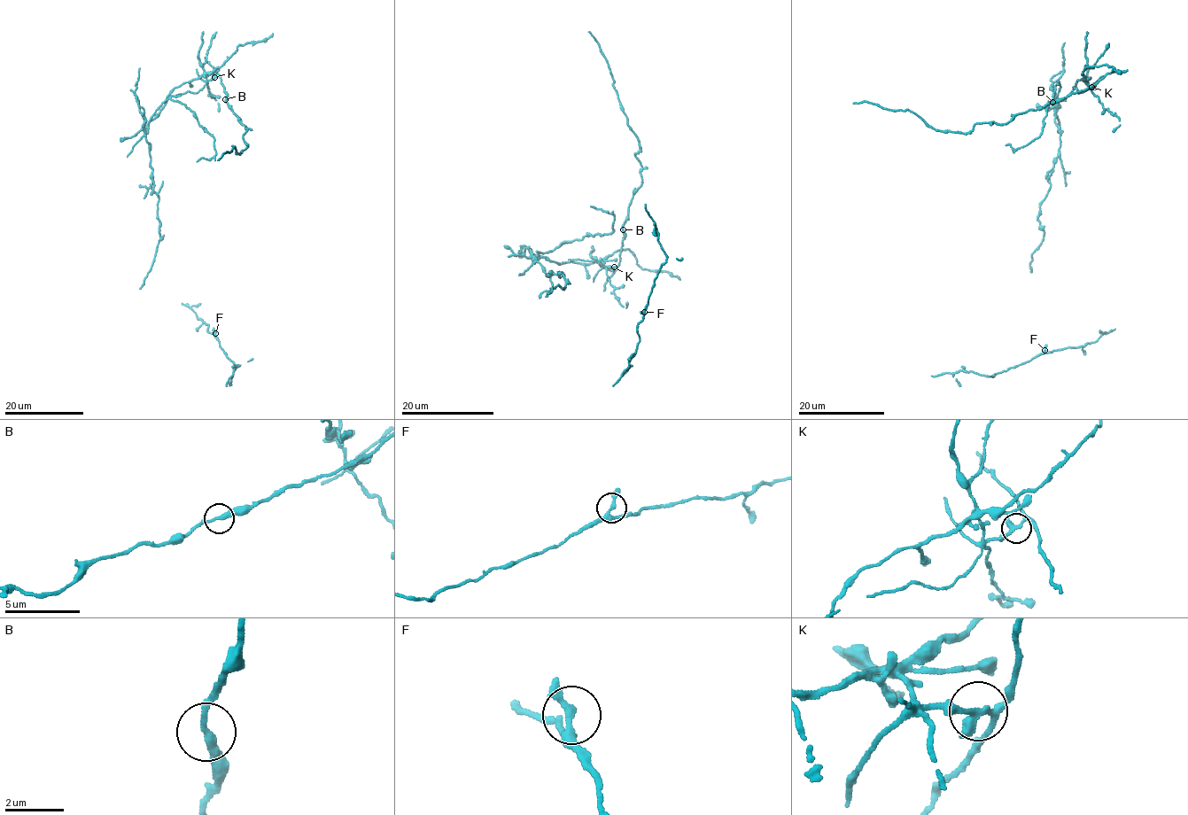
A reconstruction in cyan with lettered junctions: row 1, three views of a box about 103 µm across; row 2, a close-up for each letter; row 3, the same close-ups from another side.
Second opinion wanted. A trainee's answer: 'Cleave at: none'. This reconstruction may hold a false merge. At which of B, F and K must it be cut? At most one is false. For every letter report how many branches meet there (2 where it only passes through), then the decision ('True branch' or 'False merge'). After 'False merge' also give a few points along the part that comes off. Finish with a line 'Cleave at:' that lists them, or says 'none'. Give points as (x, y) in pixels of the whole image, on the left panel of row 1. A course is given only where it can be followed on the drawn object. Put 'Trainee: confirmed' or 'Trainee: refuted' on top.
Trainee: refuted
B: Branches: 2. True branch
F: Branches: 3. True branch
K: Branches: 3. False merge. Course of the part to remove: (215, 77), (175, 86), (145, 128), (153, 191), (159, 200), (160, 238), (139, 289)
Cleave at: K

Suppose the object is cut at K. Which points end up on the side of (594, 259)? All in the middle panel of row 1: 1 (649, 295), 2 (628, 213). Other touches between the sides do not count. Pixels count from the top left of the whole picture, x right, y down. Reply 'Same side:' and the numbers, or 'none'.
Same side: none

